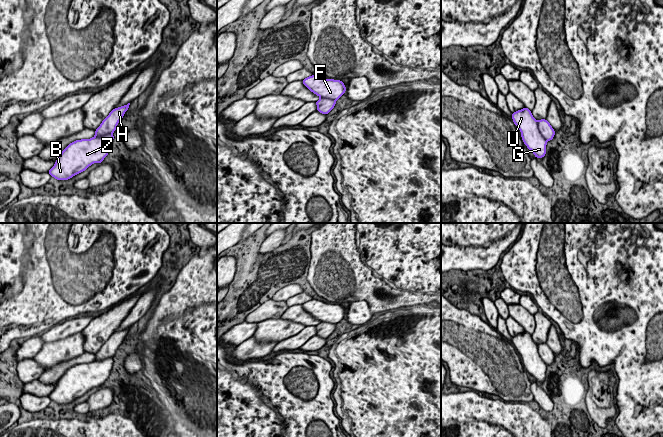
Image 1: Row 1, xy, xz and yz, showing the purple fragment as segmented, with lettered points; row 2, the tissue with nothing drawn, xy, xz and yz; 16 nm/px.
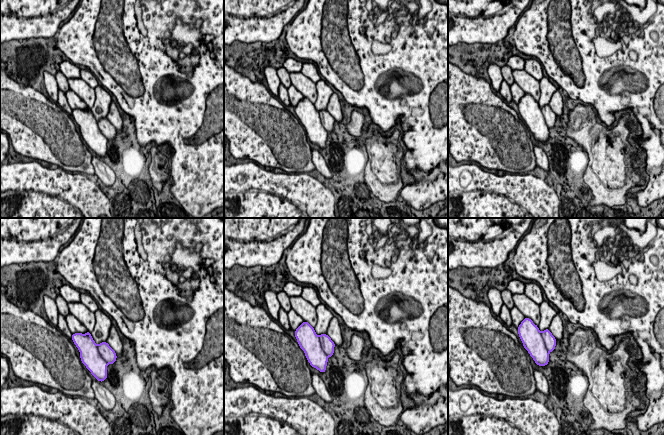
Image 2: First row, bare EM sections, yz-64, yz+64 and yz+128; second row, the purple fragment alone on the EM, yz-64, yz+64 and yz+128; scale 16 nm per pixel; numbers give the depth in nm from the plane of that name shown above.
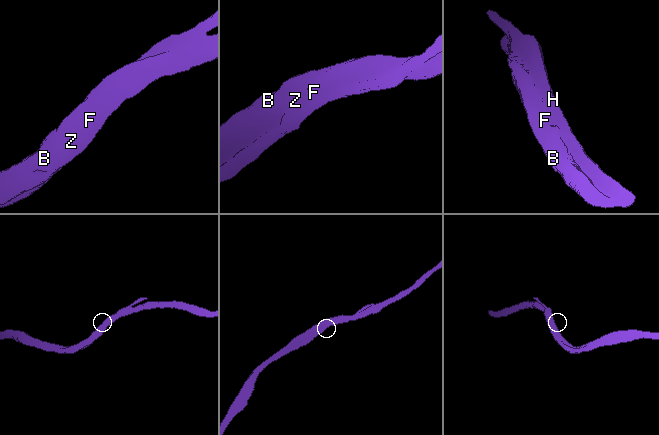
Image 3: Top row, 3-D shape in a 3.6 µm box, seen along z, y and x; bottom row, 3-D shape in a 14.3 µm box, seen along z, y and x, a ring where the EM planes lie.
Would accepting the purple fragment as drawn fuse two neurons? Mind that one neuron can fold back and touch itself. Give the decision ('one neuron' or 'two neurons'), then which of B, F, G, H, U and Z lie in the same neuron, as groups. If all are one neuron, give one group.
two neurons; groups B F G U Z / H

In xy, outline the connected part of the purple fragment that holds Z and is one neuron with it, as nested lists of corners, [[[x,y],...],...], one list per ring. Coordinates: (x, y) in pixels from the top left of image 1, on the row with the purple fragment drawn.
[[[108,133],[70,143],[48,171],[50,176],[57,180],[68,180],[82,173],[92,164],[100,164],[108,155],[113,139],[113,133]]]

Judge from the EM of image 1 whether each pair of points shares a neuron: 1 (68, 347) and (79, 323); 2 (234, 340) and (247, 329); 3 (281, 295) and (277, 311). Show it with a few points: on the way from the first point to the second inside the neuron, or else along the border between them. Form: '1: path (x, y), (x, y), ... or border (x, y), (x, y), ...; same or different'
1: border (80, 330), (53, 341); different
2: path (237, 337), (244, 330); same
3: border (271, 298), (277, 301), (285, 301); different

